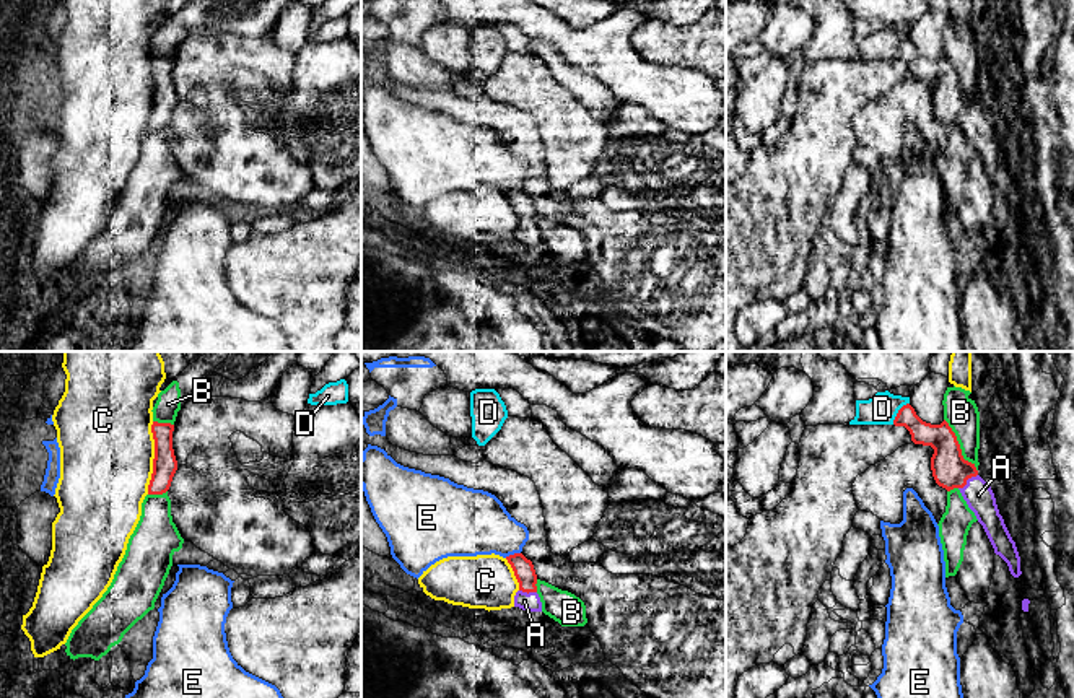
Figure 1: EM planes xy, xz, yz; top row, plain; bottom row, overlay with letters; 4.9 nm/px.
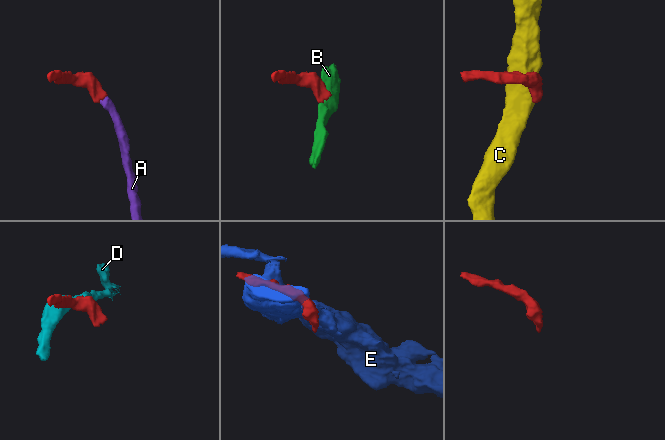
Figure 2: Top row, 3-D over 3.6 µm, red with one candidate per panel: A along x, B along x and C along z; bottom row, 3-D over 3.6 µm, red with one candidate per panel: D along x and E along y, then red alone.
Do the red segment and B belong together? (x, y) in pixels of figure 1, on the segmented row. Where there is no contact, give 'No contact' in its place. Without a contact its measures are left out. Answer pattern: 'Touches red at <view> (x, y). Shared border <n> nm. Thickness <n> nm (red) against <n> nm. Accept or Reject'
Touches red at yz (959, 446). Shared border 300 nm. Thickness 180 nm (red) against 160 nm. Reject

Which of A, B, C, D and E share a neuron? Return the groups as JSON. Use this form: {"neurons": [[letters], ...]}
{"neurons": [["A"], ["B"], ["C"], ["D"], ["E"]]}

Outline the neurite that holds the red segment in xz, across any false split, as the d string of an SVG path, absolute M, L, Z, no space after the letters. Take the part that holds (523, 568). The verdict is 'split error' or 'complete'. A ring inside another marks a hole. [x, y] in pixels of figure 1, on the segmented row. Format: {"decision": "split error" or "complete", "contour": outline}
{"decision": "split error", "contour": "M522 553L506 556L514 576L519 582L519 591L514 595L514 607L529 612L542 612L542 602L537 594L537 574L530 560Z"}

